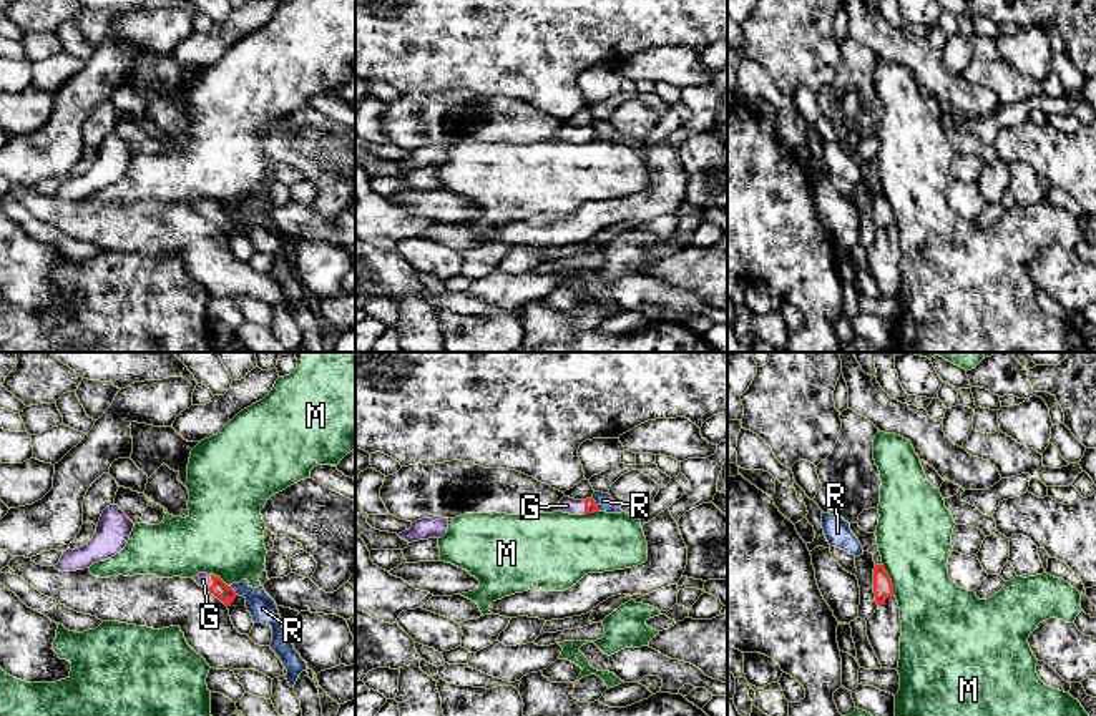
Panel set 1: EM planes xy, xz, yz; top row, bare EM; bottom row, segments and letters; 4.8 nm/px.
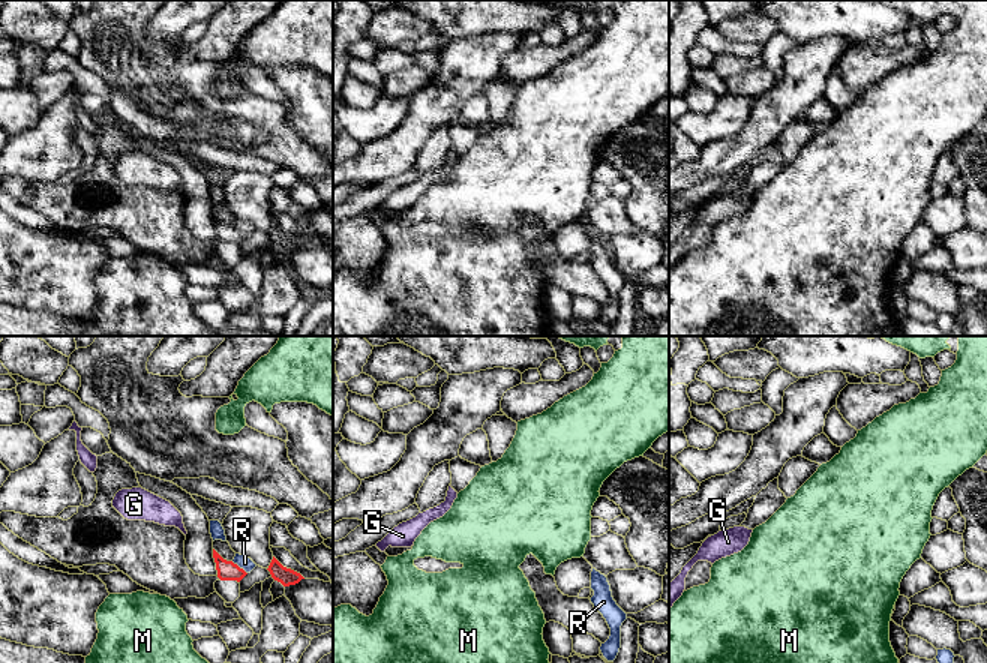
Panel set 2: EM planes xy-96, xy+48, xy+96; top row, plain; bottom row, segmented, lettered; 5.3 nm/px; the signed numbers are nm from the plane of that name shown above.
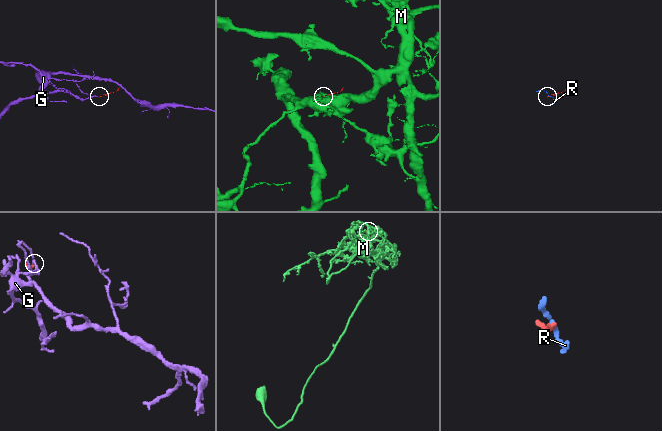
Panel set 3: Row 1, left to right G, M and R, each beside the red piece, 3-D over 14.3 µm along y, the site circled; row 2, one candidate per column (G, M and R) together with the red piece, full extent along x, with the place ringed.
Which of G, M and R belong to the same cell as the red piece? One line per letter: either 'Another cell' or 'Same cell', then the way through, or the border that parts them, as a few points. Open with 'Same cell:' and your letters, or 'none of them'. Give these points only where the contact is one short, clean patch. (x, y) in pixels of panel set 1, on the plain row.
Same cell: G
G: Same cell. Path across: xy (218, 216), (213, 210), (203, 208)
M: Another cell. Boundary: yz (882, 191), (894, 221)
R: Another cell. Boundary: xz (592, 125), (598, 138)

